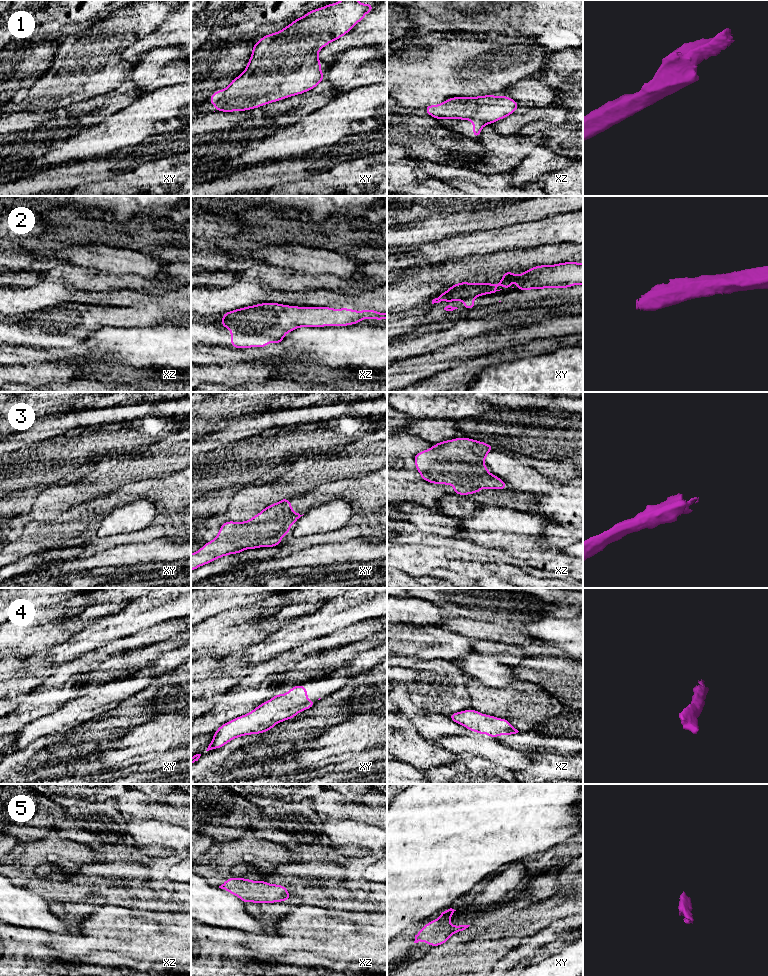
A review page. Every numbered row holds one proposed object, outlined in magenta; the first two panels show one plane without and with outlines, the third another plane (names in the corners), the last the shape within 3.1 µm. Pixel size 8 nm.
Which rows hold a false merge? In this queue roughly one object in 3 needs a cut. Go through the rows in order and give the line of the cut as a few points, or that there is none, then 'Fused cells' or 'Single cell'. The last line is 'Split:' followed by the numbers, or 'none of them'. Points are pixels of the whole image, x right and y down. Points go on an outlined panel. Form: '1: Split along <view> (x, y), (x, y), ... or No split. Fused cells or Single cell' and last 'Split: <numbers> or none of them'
1: No split. Single cell
2: No split. Single cell
3: No split. Single cell
4: No split. Single cell
5: No split. Single cell
Split: none of them

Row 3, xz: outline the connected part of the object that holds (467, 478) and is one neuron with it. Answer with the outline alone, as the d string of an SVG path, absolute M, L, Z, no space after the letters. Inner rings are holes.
M455 438L434 444L414 455L415 467L421 479L432 484L453 485L454 494L479 493L482 488L502 490L508 487L498 476L491 474L485 465L487 454L493 446L470 438Z

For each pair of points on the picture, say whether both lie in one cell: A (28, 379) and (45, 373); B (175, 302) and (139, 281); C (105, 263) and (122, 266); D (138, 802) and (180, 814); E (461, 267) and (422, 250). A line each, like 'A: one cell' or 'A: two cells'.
A: one cell
B: two cells
C: one cell
D: one cell
E: two cells

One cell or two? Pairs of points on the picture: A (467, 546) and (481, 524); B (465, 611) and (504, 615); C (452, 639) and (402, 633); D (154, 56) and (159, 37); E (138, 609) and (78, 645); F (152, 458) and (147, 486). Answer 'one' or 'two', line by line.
A: two
B: one
C: one
D: two
E: one
F: two

